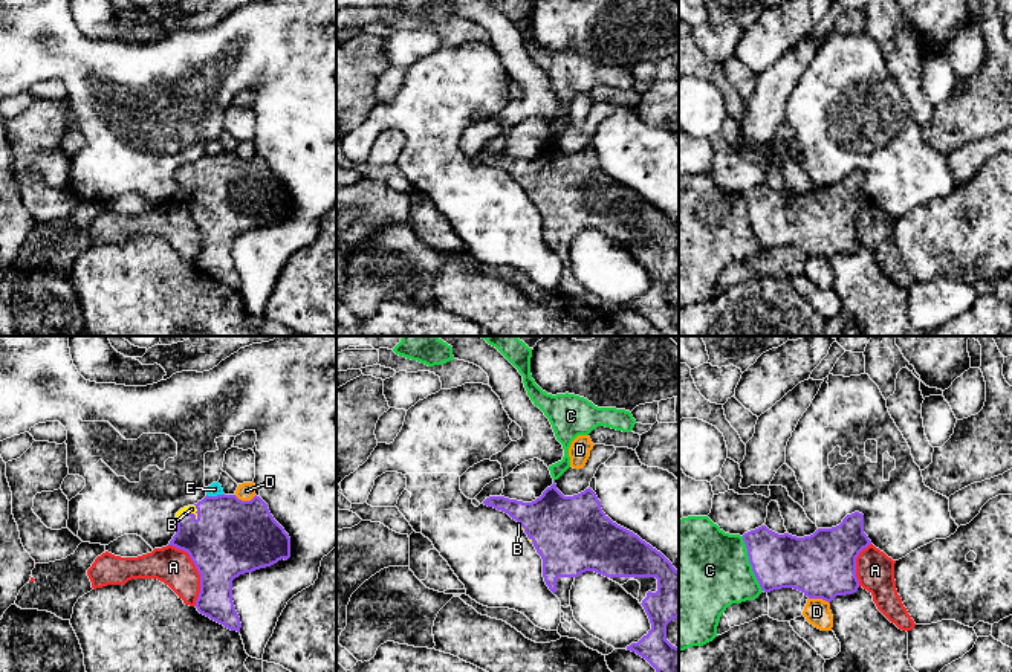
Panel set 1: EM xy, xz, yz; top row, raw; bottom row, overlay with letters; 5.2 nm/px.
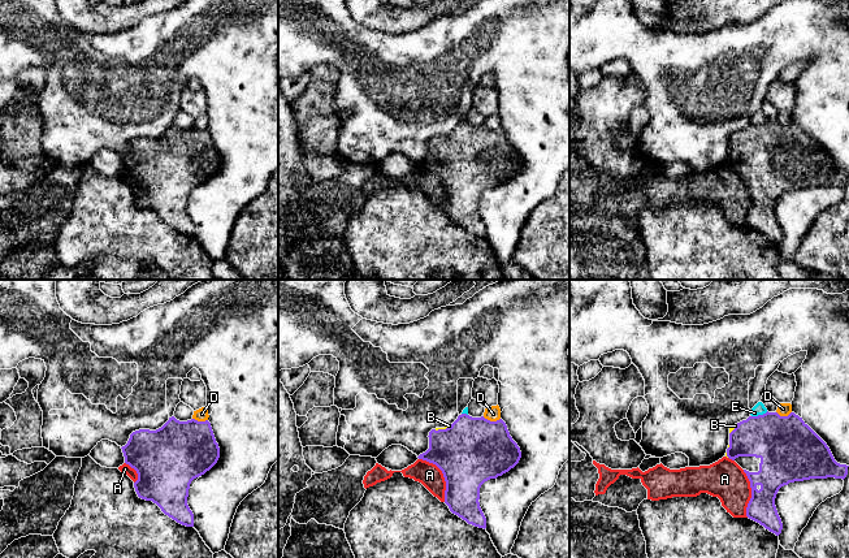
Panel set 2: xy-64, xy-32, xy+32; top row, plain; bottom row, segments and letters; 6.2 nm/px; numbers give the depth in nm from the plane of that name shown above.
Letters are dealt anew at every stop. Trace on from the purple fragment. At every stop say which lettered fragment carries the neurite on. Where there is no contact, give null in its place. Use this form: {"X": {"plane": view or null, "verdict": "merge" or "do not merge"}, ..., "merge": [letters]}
{"A": {"plane": "xy", "verdict": "do not merge"}, "B": {"plane": "xy", "verdict": "merge"}, "C": {"plane": "yz", "verdict": "do not merge"}, "D": {"plane": "xy", "verdict": "do not merge"}, "E": {"plane": "xy", "verdict": "do not merge"}, "merge": ["B"]}

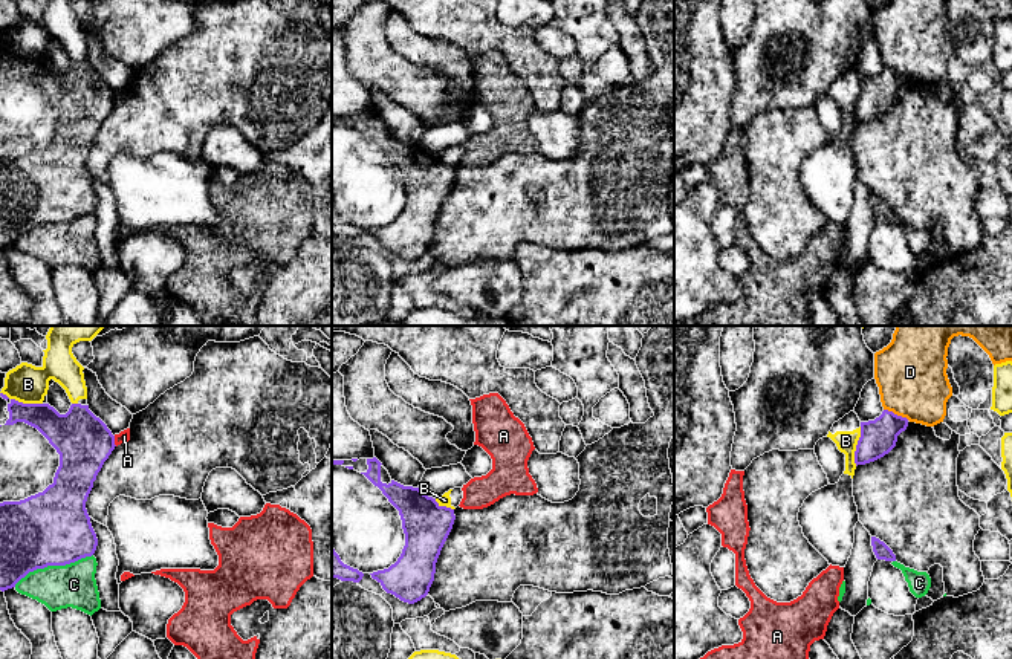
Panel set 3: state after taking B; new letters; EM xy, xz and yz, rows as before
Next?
{"A": {"plane": "xy", "verdict": "do not merge"}, "B": {"plane": "xy", "verdict": "do not merge"}, "C": {"plane": "xy", "verdict": "do not merge"}, "D": {"plane": "yz", "verdict": "do not merge"}, "merge": []}

